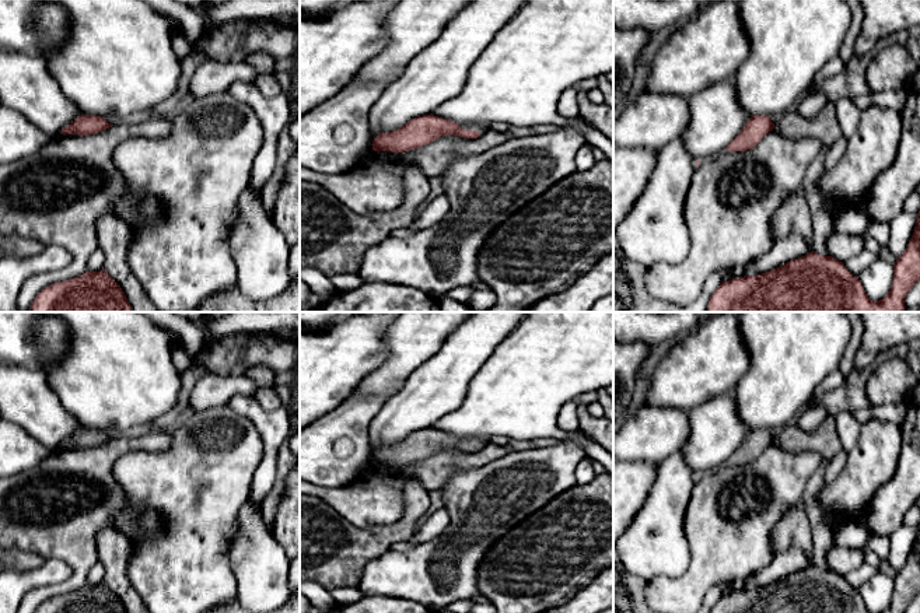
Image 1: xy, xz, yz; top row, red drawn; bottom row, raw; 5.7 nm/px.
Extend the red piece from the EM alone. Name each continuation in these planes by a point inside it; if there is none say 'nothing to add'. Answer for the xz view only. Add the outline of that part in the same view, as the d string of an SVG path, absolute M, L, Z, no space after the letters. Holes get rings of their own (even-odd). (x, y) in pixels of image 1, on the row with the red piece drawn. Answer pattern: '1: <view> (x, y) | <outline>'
1: xz (479, 128) | M459 125L461 129L464 130L476 130L479 133L485 133L487 129L490 129L489 126L486 125Z

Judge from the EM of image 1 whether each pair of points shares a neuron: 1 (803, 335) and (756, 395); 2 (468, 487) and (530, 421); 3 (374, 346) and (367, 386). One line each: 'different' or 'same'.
1: same
2: different
3: different

